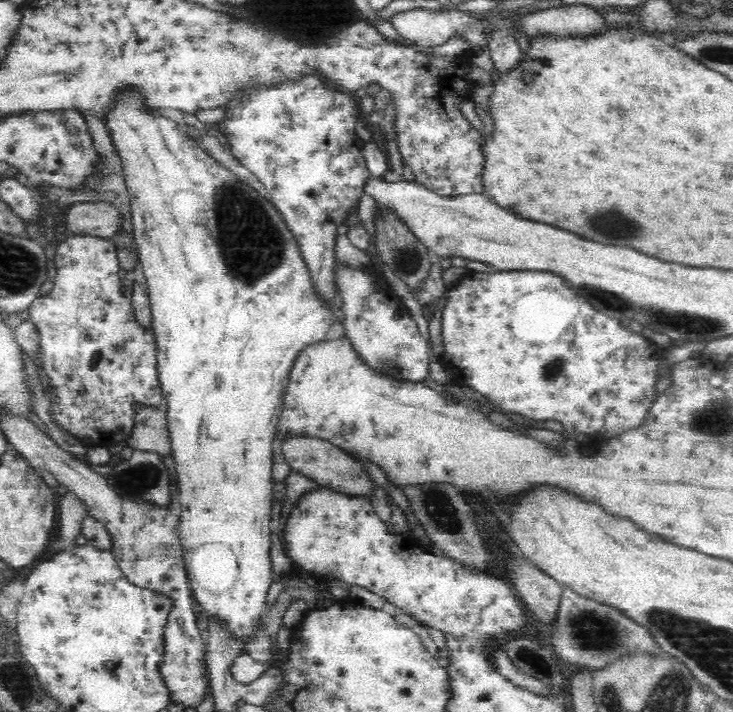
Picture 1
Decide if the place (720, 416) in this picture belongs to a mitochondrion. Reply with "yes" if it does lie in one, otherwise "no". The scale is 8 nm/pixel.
yes

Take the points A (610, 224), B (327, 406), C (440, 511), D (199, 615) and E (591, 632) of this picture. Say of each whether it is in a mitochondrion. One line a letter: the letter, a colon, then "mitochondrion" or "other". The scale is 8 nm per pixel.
A: mitochondrion
B: other
C: mitochondrion
D: other
E: mitochondrion

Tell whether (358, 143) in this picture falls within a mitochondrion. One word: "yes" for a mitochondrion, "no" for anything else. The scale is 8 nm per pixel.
no

